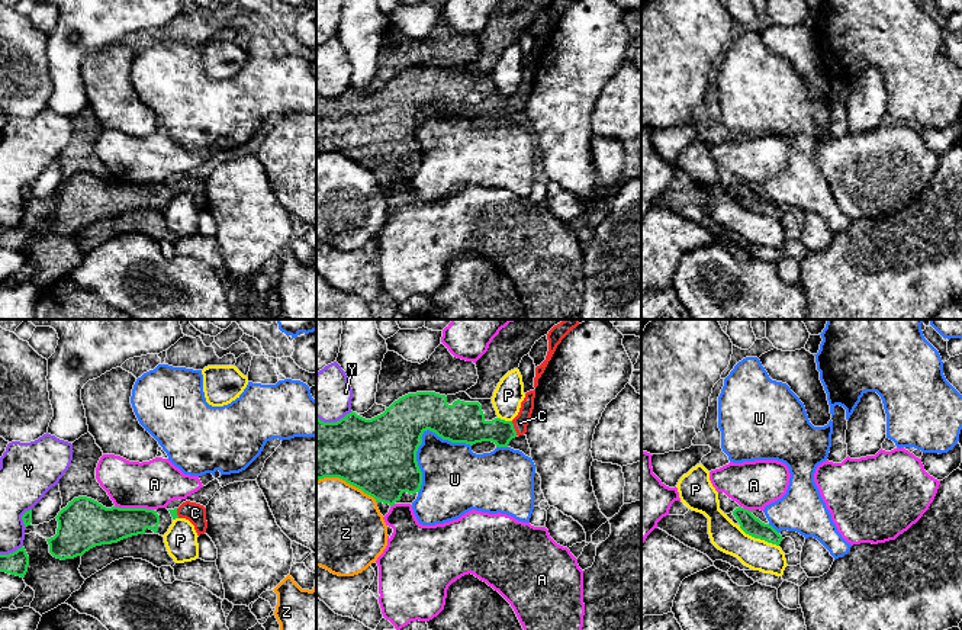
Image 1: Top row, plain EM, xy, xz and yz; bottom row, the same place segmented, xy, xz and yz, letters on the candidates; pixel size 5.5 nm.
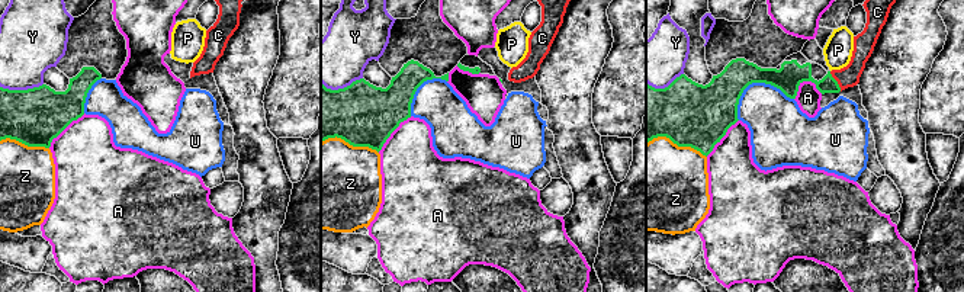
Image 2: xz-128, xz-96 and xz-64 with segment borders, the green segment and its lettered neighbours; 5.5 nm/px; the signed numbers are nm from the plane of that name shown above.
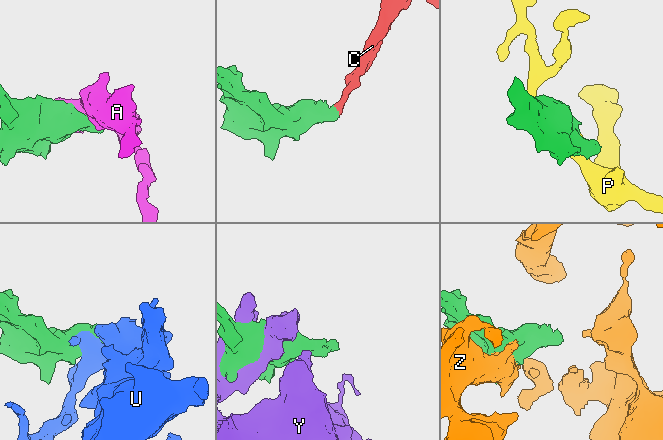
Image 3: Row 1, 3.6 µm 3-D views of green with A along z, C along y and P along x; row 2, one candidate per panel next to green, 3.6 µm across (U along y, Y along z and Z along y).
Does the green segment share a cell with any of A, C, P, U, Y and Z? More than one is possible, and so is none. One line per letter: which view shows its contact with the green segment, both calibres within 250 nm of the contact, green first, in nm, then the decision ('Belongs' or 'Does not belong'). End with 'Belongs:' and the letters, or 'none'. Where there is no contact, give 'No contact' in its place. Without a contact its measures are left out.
A: Touches green in xy. Thickness 240 nm (green) against 260 nm. Does not belong
C: Touches green in xz. Thickness 190 nm (green) against 80 nm. Belongs
P: Touches green in yz. Thickness 110 nm (green) against 170 nm. Does not belong
U: Touches green in xz. Thickness 420 nm (green) against 340 nm. Does not belong
Y: Touches green in xy. Thickness 60 nm (green) against 300 nm. Does not belong
Z: Touches green in xz. Thickness 420 nm (green) against 480 nm. Does not belong
Belongs: C

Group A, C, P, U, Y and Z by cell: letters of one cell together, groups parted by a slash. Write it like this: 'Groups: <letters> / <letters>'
Groups: A / C / P / U / Y / Z

